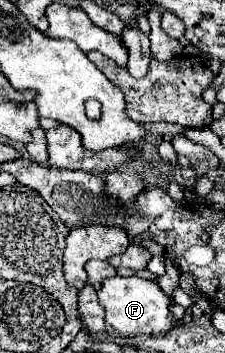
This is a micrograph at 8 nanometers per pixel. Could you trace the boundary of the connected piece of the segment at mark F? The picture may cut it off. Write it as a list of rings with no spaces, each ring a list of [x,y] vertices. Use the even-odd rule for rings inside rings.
[[[108,277],[98,291],[100,305],[106,309],[106,325],[122,337],[136,335],[164,335],[178,325],[178,319],[170,311],[172,297],[168,297],[156,281],[134,277]]]

